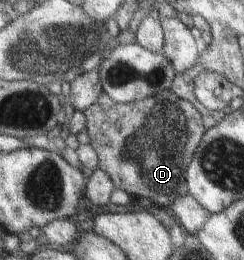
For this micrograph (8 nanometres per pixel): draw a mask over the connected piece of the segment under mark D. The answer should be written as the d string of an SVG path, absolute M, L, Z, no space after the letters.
M163 90L142 100L118 104L101 92L83 111L89 145L98 157L98 167L111 179L114 189L123 190L131 199L147 197L165 207L177 196L187 195L184 173L201 139L201 113L189 101Z

